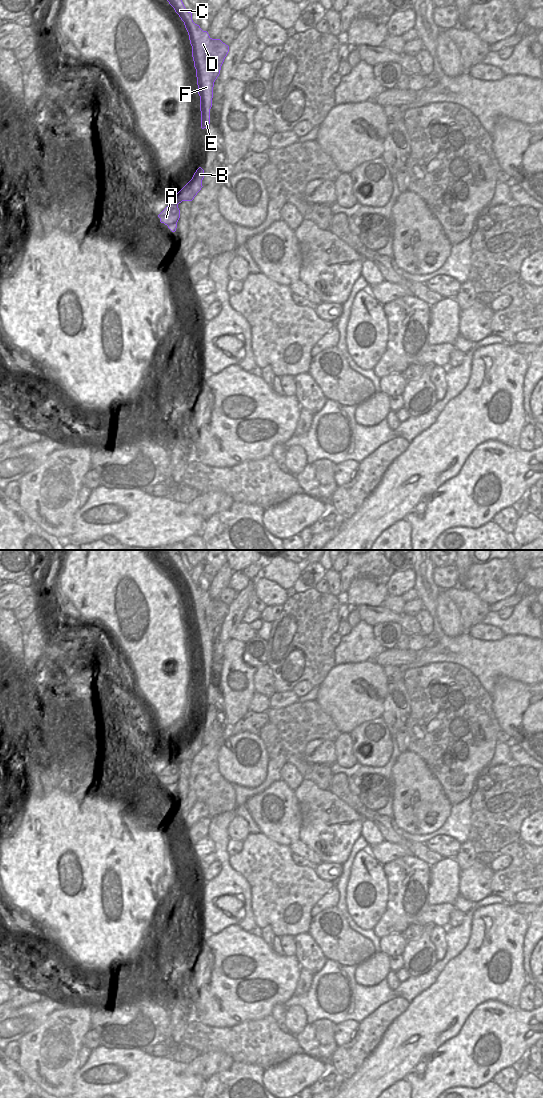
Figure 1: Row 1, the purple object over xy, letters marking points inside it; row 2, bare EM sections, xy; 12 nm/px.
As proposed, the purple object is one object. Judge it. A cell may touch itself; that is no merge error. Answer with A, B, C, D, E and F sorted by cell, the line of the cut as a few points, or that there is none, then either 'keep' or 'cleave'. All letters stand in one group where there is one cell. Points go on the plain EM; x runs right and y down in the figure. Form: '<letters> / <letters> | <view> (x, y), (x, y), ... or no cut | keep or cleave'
A / B C D E F | xy (171, 759), (178, 763) | cleave

